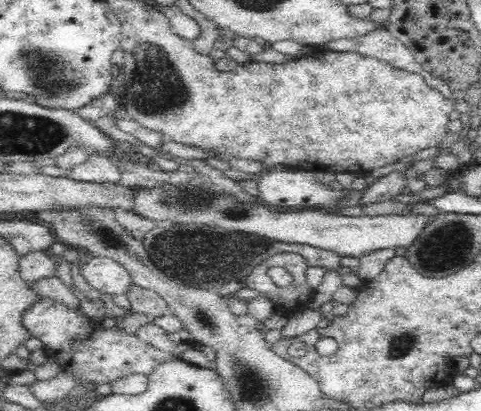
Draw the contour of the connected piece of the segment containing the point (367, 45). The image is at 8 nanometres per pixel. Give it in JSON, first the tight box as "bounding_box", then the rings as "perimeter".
{"bounding_box":[323,31,453,99],"perimeter":[[[376,31],[374,34],[370,34],[362,40],[354,40],[354,42],[350,40],[330,42],[323,49],[336,52],[347,51],[368,58],[376,58],[394,68],[420,74],[430,87],[440,91],[446,99],[451,99],[453,96],[452,90],[446,85],[446,82],[434,76],[432,72],[424,70],[424,67],[416,62],[412,52],[405,48],[400,40],[393,37],[390,31]]]}

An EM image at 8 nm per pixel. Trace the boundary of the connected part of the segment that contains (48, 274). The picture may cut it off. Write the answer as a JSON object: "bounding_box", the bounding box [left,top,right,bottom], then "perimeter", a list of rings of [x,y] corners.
{"bounding_box":[19,252,57,302],"perimeter":[[[43,252],[30,253],[20,257],[19,272],[22,283],[36,293],[39,302],[42,302],[42,300],[50,301],[50,299],[46,299],[46,296],[42,296],[37,292],[35,288],[42,280],[48,280],[56,276],[56,265],[57,263],[54,263],[54,259],[48,257]]]}

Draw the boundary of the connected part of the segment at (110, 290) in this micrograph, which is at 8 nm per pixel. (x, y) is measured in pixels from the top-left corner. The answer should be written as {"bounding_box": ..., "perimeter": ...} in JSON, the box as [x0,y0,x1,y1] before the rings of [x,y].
{"bounding_box":[81,256,133,294],"perimeter":[[[91,256],[81,268],[90,285],[108,294],[127,294],[133,284],[132,275],[113,258]]]}

